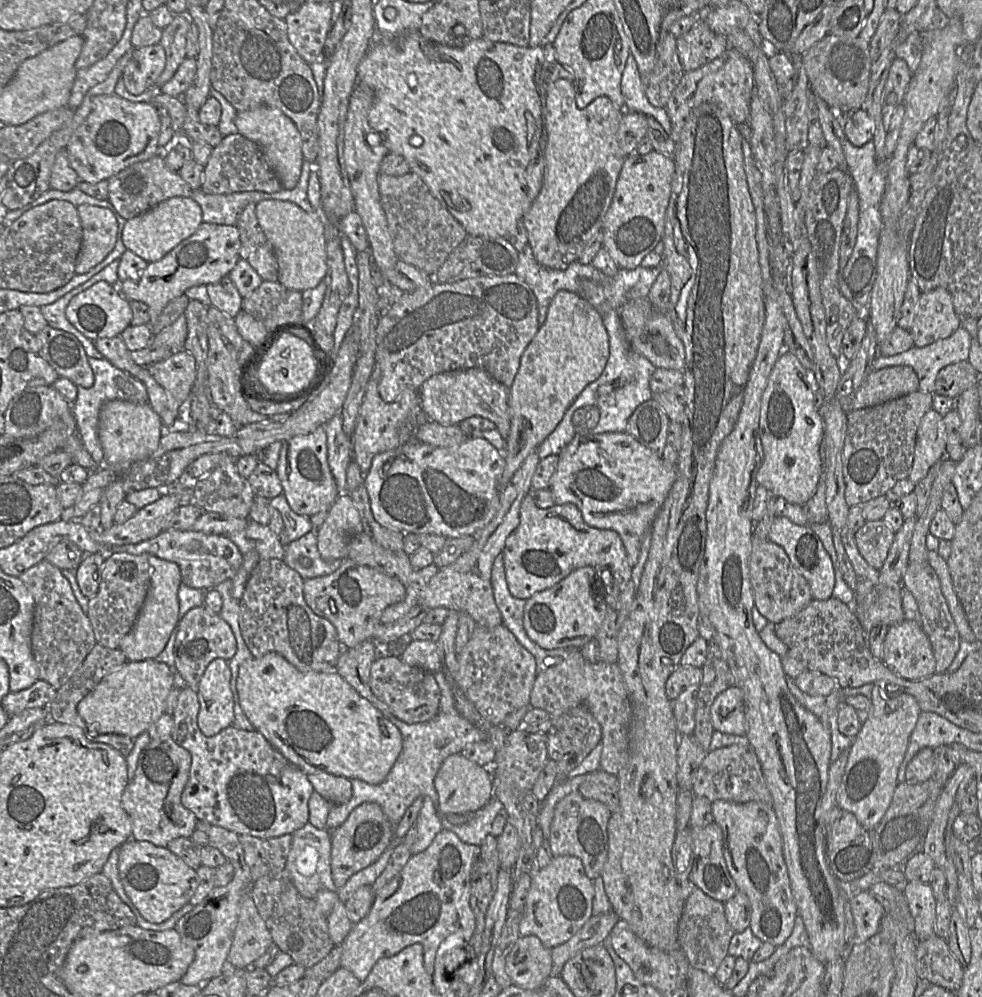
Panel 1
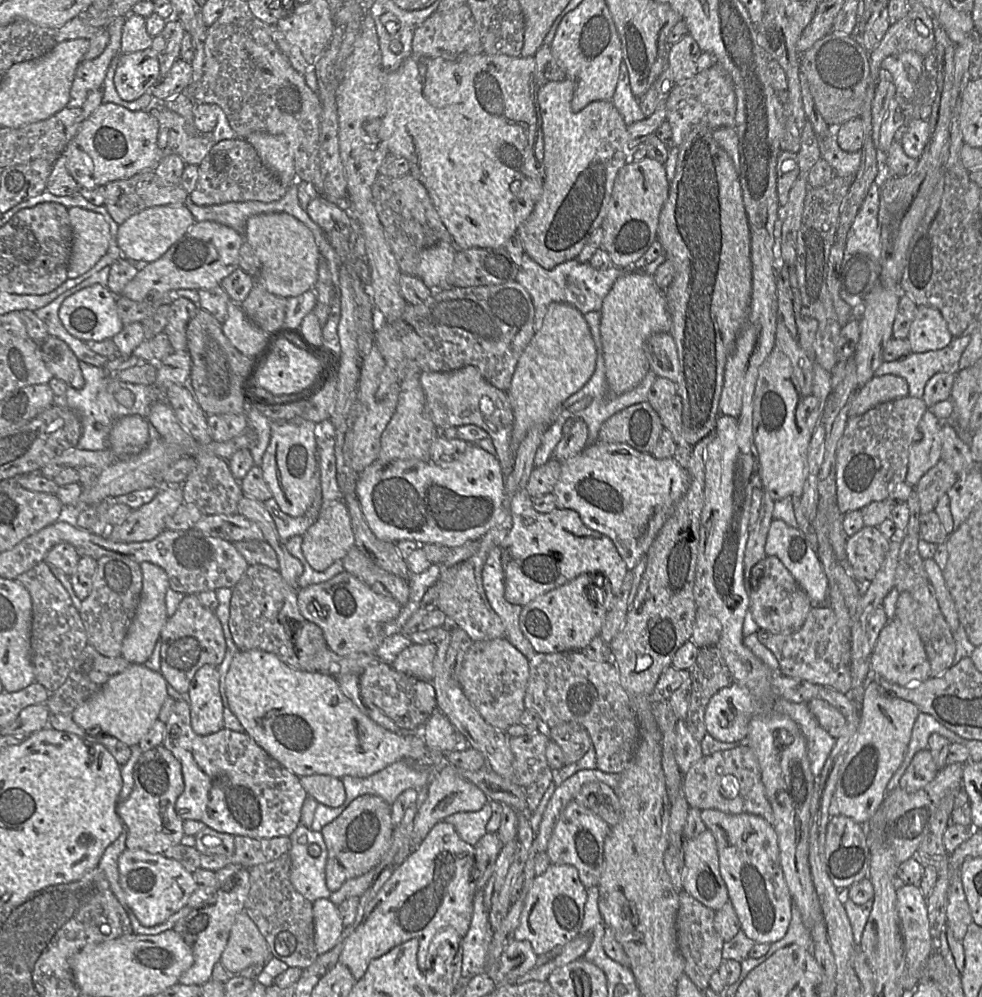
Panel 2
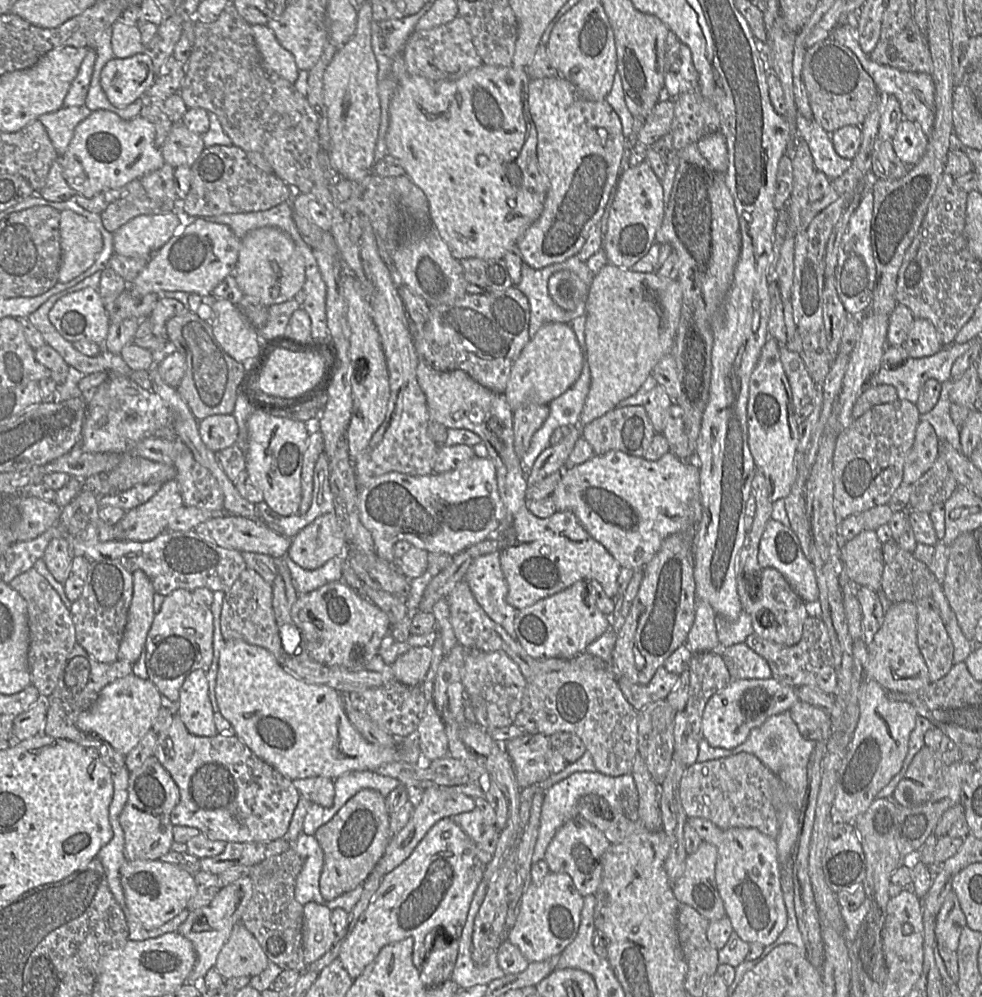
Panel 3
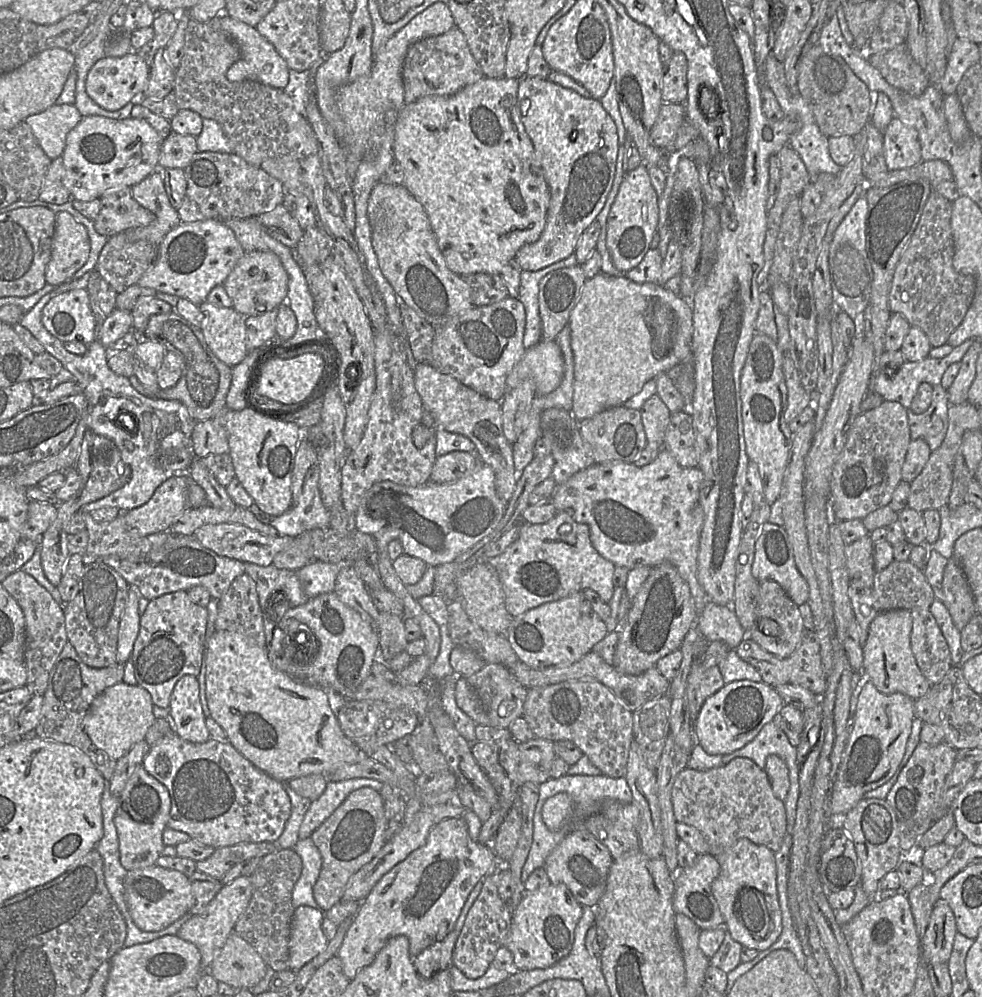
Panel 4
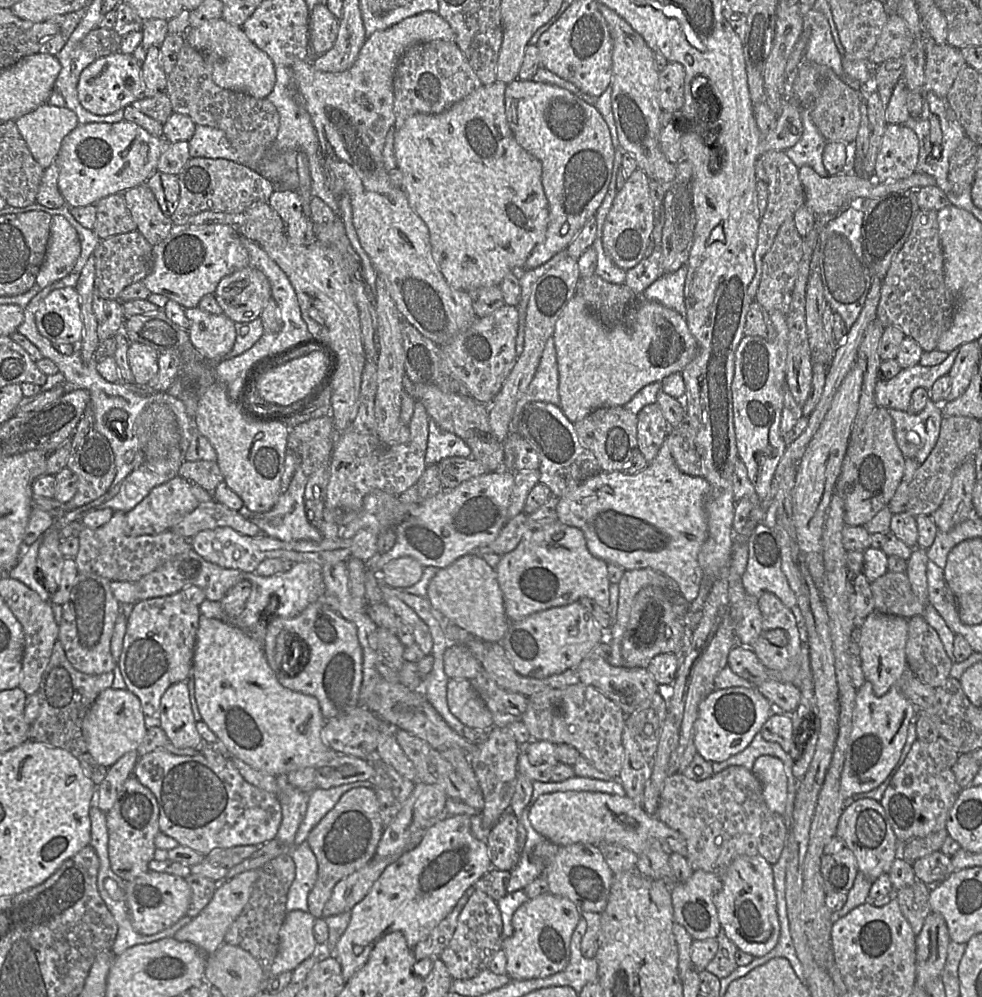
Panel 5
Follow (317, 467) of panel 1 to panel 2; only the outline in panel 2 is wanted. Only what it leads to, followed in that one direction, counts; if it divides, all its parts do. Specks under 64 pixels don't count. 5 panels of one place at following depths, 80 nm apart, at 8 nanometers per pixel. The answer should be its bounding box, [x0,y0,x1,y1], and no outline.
[260,421,317,517]

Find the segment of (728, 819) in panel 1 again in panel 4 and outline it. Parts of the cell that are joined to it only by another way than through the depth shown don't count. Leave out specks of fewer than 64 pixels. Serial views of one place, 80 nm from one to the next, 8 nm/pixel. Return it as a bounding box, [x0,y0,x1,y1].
[677,822,782,952]

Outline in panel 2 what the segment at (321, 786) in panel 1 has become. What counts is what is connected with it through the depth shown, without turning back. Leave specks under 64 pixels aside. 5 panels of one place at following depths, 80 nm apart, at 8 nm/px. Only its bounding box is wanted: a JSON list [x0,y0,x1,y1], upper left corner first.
[300,774,345,808]

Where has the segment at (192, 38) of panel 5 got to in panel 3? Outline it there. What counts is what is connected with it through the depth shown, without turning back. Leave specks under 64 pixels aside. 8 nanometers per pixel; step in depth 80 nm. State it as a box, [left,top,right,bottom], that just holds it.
[252,25,299,83]

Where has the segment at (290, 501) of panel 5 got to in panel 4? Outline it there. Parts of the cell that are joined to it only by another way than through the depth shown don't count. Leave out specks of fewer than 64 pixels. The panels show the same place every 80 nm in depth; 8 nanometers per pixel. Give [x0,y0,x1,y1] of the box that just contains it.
[248,463,329,537]

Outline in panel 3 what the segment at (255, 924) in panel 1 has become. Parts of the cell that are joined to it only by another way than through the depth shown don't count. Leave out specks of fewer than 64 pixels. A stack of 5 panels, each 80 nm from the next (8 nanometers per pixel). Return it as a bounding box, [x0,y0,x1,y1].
[214,922,269,980]

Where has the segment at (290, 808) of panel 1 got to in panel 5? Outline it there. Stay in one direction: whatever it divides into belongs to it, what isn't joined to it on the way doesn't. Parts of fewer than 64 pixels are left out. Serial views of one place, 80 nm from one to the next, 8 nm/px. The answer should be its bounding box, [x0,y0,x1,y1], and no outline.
[132,745,282,856]

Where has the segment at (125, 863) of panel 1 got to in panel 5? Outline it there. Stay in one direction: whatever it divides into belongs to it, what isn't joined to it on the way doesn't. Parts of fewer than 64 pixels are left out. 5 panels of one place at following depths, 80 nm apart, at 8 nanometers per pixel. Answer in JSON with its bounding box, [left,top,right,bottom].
[125,870,191,935]

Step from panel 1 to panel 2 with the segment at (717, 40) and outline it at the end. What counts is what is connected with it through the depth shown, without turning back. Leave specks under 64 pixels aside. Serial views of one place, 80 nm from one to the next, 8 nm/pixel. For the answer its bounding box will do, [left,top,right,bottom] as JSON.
[667,34,715,85]

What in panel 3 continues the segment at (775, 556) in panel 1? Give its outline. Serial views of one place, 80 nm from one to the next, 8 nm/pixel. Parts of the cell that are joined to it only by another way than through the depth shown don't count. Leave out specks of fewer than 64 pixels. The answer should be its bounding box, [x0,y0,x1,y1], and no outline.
[749,568,808,646]

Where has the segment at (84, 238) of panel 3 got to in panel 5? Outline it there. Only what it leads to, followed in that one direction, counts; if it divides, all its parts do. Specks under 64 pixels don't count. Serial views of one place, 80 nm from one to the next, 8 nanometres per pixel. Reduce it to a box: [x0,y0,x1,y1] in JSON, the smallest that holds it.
[35,216,81,288]

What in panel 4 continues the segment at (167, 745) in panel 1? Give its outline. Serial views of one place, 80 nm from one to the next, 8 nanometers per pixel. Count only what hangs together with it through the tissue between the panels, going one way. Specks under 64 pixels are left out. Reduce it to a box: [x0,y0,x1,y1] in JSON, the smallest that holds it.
[114,766,171,871]

